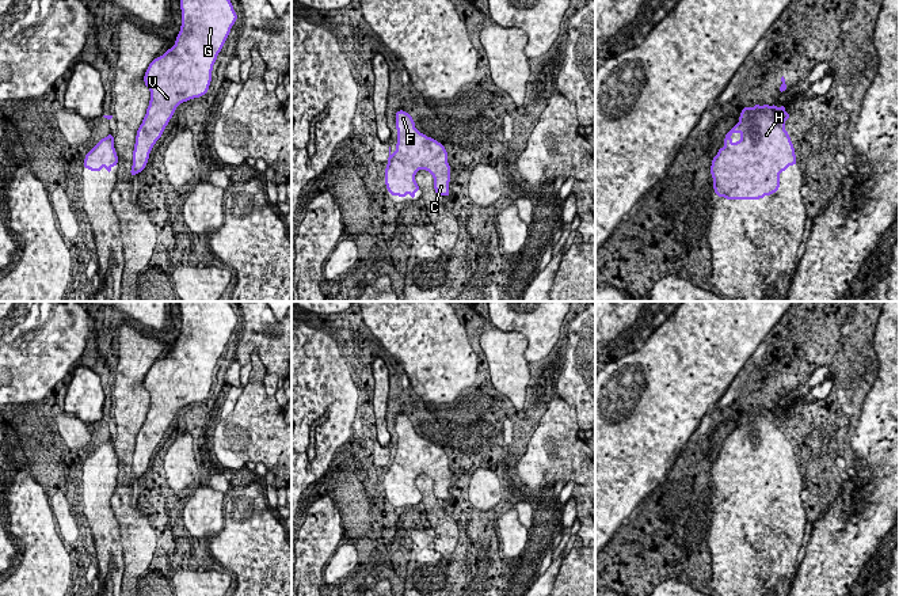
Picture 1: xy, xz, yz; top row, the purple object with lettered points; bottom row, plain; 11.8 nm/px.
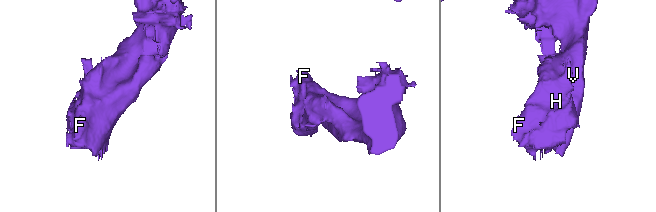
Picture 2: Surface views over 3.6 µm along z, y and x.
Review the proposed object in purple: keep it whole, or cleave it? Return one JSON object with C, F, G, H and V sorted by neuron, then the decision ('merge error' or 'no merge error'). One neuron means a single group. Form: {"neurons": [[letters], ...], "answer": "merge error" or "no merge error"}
{"neurons": [["C", "F", "G", "H", "V"]], "answer": "no merge error"}

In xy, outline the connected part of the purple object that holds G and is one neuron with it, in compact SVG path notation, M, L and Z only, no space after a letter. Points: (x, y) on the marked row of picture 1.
M180 0L182 26L175 45L163 56L156 57L146 68L144 83L151 91L146 114L136 136L132 176L141 172L149 153L161 137L176 107L194 98L201 98L209 90L213 65L221 52L232 26L237 20L231 0Z

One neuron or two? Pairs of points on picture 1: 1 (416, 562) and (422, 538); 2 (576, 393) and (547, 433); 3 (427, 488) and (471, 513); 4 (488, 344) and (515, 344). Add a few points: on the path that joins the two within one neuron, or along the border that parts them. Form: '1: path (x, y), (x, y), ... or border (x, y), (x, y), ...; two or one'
1: path (422, 557), (422, 543); one
2: border (560, 397), (574, 406), (579, 428); two
3: path (431, 500), (442, 511), (458, 511); one
4: path (495, 344), (509, 344); one

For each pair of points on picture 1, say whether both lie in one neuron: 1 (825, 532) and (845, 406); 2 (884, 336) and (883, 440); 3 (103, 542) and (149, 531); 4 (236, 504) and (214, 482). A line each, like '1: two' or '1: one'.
1: one
2: one
3: two
4: two

